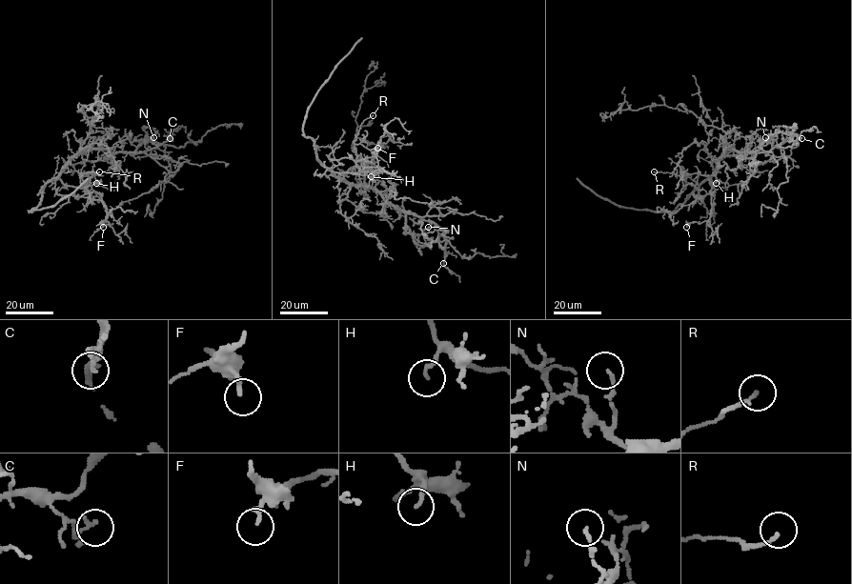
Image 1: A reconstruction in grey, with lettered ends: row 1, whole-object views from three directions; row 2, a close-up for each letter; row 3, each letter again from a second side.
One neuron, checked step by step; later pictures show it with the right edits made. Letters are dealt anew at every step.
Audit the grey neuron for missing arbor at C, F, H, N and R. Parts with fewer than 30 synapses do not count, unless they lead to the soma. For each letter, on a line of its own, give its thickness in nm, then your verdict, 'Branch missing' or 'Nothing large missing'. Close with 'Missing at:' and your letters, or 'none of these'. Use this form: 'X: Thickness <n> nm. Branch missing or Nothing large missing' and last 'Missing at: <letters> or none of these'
C: Thickness 130 nm. Nothing large missing
F: Thickness 180 nm. Branch missing
H: Thickness 120 nm. Nothing large missing
N: Thickness 120 nm. Nothing large missing
R: Thickness 130 nm. Nothing large missing
Missing at: F

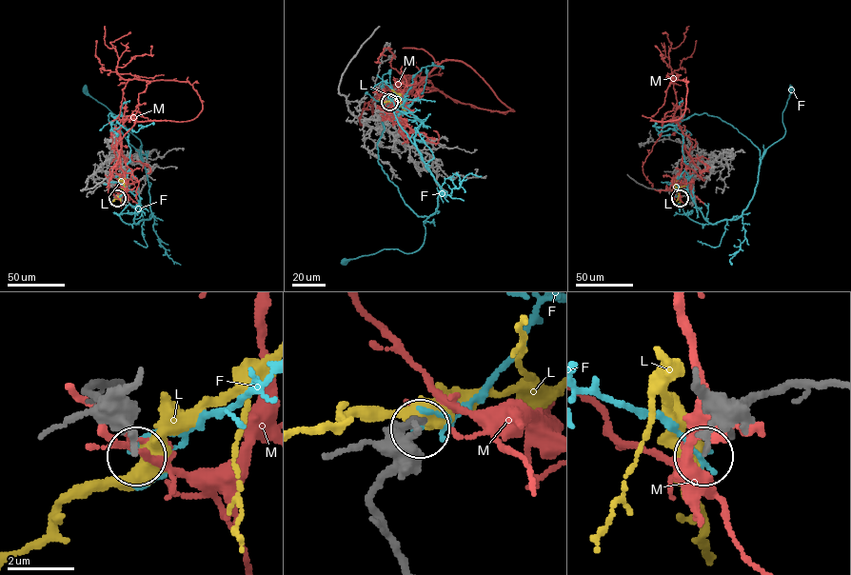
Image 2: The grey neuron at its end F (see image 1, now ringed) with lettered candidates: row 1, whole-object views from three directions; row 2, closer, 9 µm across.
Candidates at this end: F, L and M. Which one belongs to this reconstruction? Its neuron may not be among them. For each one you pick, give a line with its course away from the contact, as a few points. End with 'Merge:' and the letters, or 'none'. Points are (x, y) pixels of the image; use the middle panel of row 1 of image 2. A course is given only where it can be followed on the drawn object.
Merge: none

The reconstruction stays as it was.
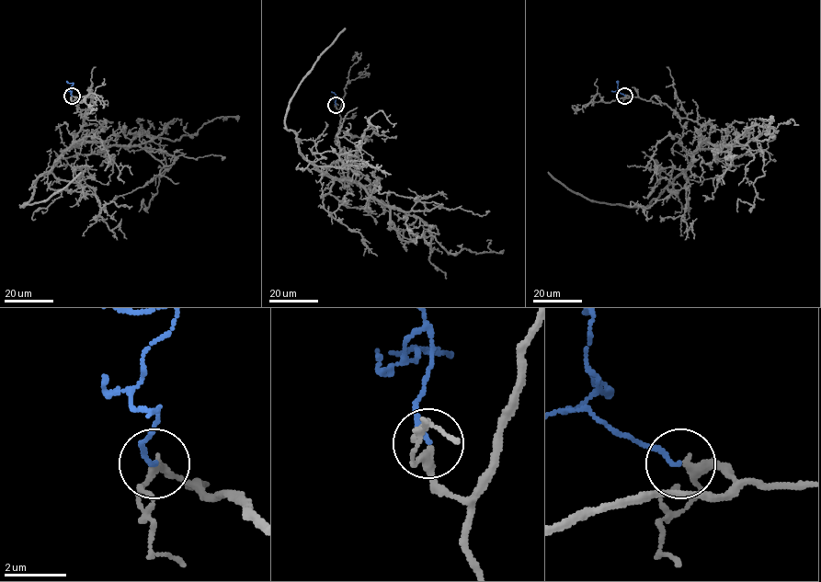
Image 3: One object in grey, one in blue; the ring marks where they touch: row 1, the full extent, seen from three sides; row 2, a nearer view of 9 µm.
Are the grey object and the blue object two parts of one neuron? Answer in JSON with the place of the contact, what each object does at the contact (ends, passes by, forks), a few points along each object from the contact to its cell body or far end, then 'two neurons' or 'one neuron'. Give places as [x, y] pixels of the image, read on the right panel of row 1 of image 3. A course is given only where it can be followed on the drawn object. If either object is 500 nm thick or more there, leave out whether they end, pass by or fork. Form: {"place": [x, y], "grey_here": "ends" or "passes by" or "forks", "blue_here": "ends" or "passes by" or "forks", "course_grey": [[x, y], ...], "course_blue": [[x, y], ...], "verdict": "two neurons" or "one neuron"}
{"place": [624, 96], "grey_here": "passes by", "blue_here": "ends", "course_grey": [[624, 96], [696, 120], [700, 143], [742, 146], [760, 134], [764, 174], [754, 207], [738, 199], [737, 211]], "course_blue": [[624, 96], [616, 91], [617, 81]], "verdict": "one neuron"}

